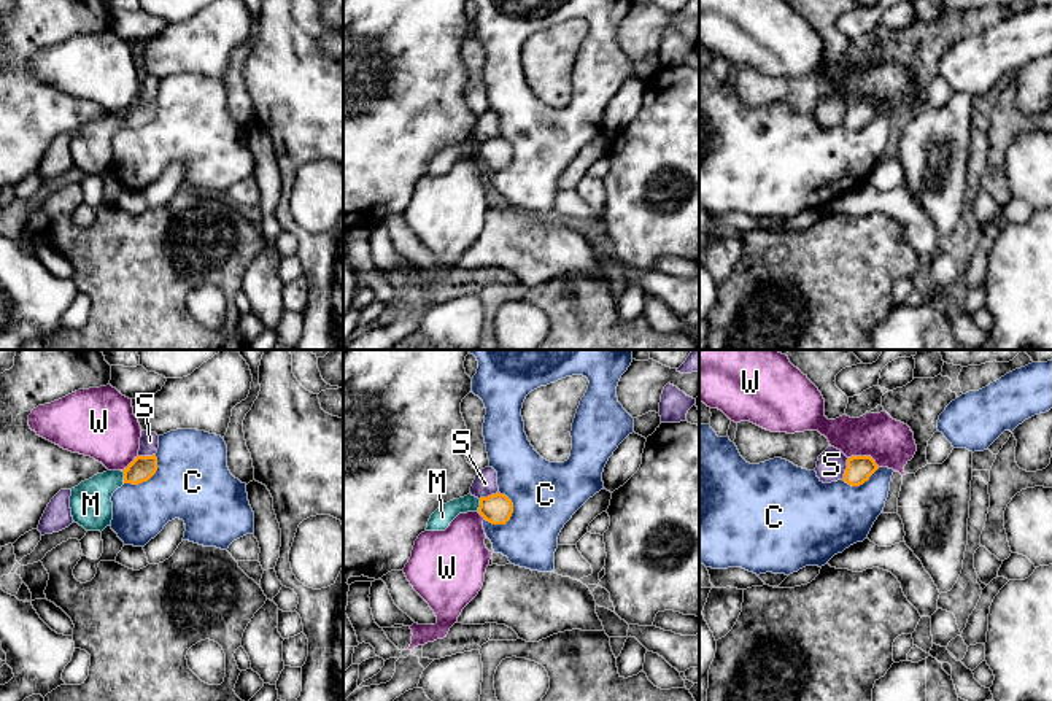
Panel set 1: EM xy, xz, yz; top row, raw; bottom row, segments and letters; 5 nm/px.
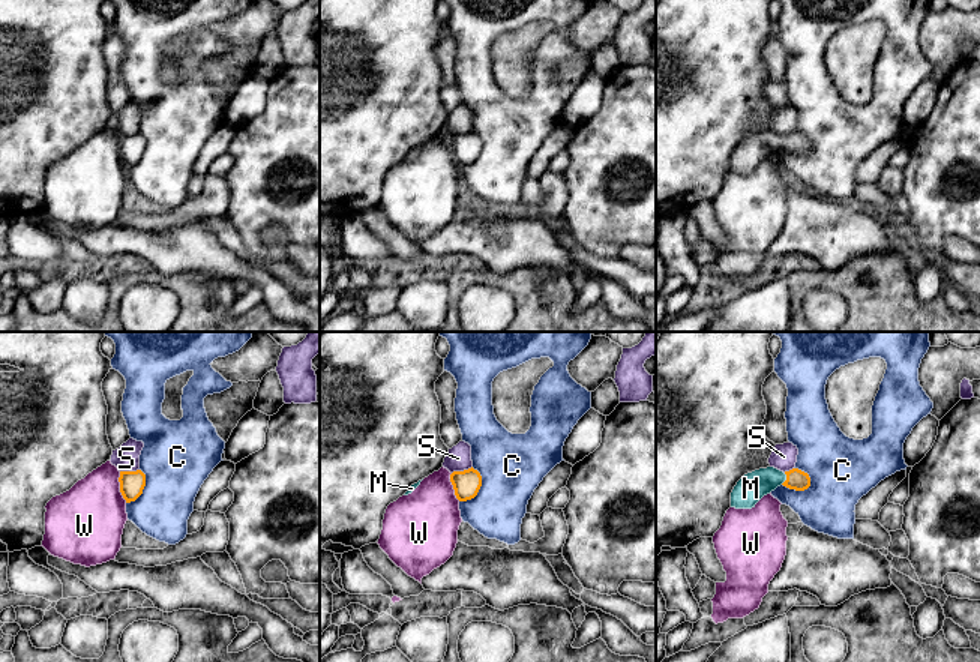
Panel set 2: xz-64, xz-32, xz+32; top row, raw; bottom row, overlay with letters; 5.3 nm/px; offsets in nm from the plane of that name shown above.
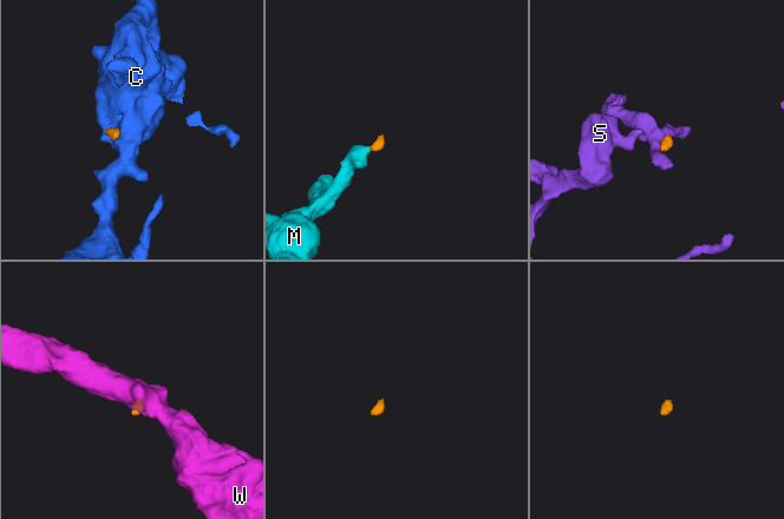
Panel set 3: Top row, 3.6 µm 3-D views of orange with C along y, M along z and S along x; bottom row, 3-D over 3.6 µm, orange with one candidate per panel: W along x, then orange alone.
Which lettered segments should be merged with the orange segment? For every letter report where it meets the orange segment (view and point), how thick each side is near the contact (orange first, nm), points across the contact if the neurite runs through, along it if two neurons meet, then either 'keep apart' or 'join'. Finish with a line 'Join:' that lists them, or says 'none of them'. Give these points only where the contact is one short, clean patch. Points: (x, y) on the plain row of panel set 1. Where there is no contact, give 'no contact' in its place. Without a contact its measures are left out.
C: contact xz (512, 156); calibres 150 and 340 nm; border xz (499, 135), (510, 145), (512, 159), (504, 167), (493, 169); keep apart
M: contact xy (124, 121); calibres 120 and 220 nm; way xy (142, 112), (124, 121), (91, 148); join
S: contact yz (846, 113); calibres 130 and 150 nm; border yz (849, 102), (843, 123); keep apart
W: contact yz (865, 100); calibres 130 and 240 nm; border yz (849, 100), (870, 100), (879, 110); keep apart
Join: M

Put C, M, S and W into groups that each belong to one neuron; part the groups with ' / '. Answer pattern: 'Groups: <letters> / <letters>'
Groups: C / M / S / W

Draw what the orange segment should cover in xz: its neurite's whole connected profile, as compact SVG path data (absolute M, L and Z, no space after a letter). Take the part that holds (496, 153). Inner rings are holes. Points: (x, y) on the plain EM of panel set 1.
M501 137L480 143L467 138L439 151L431 159L426 175L445 175L459 157L467 156L478 156L493 168L505 168L513 157L513 148L505 138Z

